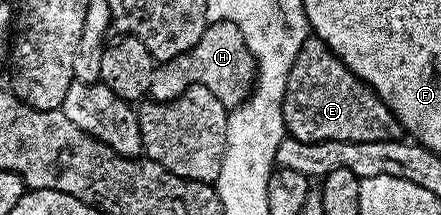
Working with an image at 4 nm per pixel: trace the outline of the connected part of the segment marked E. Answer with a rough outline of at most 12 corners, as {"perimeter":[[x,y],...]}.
{"perimeter":[[313,34],[283,117],[301,142],[402,140],[399,119]]}

